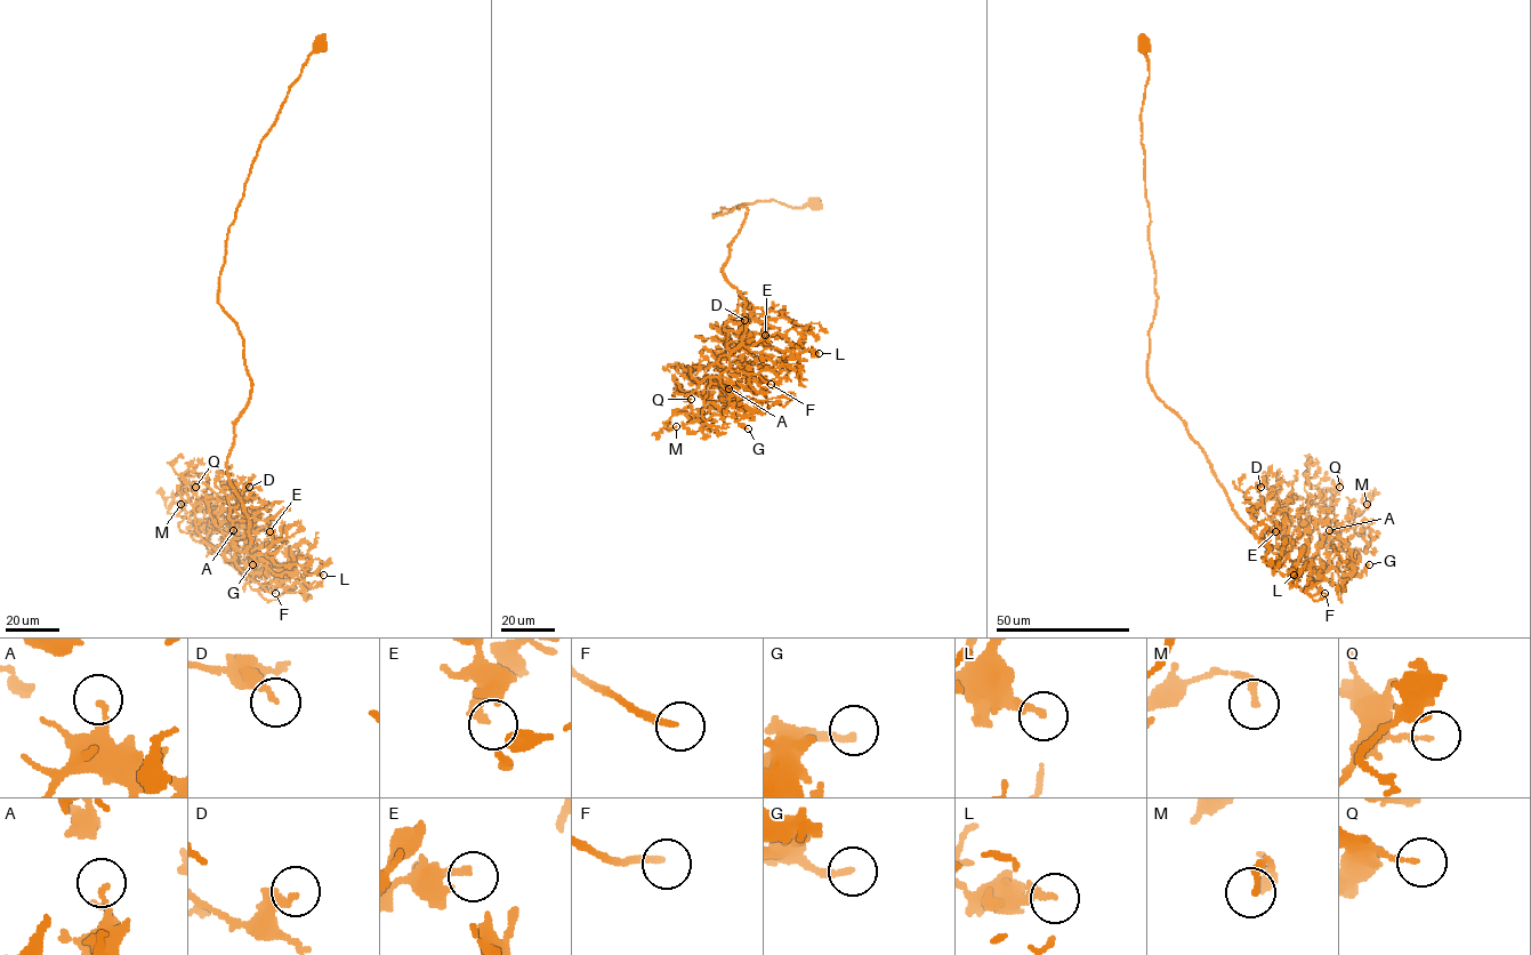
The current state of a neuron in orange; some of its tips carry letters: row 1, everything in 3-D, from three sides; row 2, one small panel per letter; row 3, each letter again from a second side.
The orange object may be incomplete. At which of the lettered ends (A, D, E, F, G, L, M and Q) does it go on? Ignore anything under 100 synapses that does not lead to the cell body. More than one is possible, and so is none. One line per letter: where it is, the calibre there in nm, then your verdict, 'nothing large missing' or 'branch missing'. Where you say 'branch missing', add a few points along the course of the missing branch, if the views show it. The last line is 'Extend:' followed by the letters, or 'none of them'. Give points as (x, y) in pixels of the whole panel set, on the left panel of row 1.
A: at (233, 530); 150 nm thick; nothing large missing
D: at (249, 487); 260 nm thick; nothing large missing
E: at (270, 531); 260 nm thick; nothing large missing
F: at (275, 593); 200 nm thick; branch missing; missing branch runs (275, 593), (284, 596), (296, 585), (301, 587)
G: at (252, 564); 200 nm thick; nothing large missing
L: at (323, 575); 280 nm thick; nothing large missing
M: at (180, 504); 200 nm thick; nothing large missing
Q: at (195, 487); 130 nm thick; nothing large missing
Extend: F

